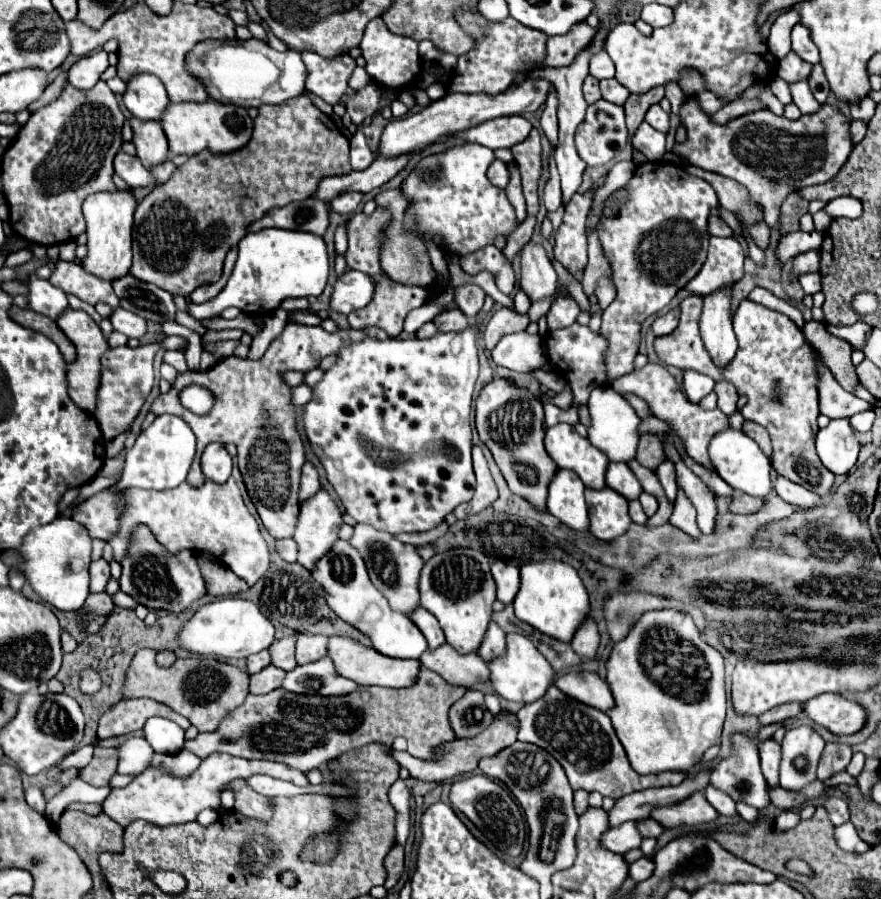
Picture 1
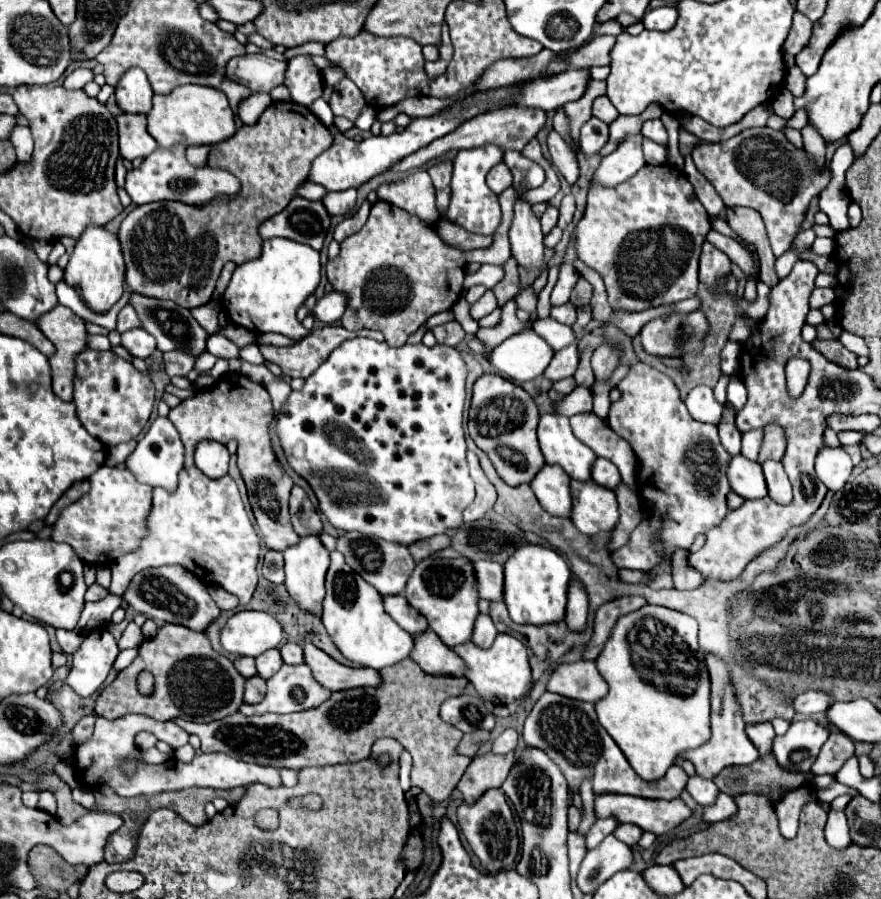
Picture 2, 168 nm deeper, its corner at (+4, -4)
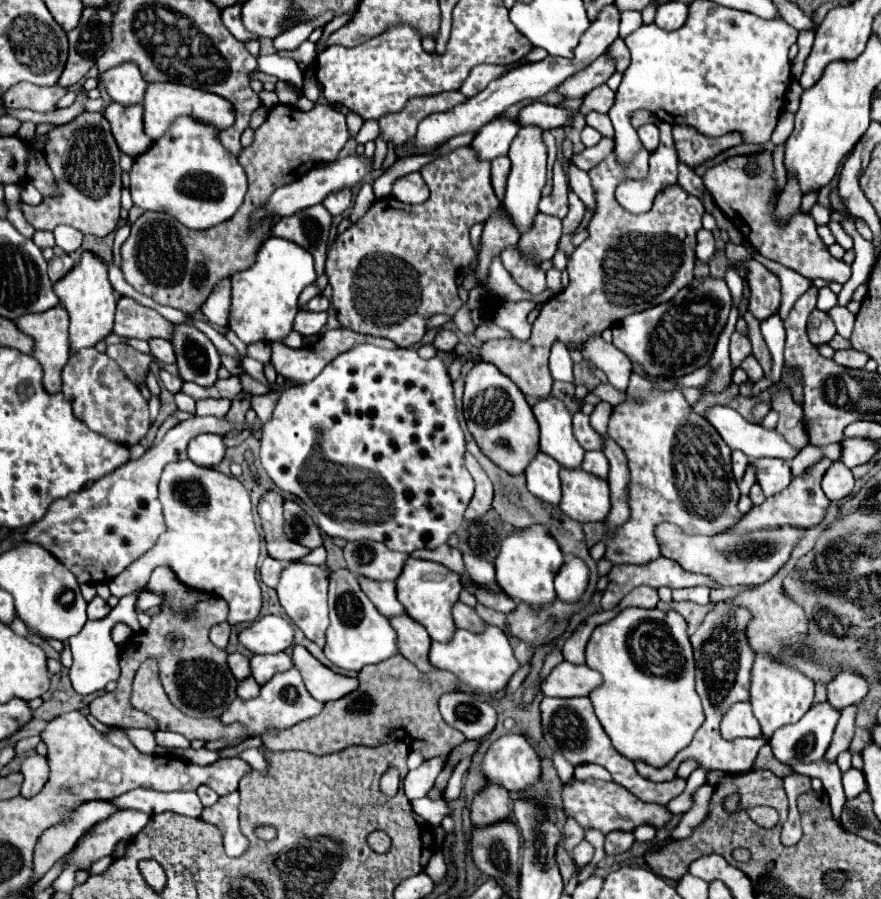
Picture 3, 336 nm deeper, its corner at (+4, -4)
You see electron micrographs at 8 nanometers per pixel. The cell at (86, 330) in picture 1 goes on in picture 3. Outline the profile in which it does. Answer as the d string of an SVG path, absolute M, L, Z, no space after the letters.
M58 304L44 314L24 314L24 318L20 318L16 324L24 334L30 334L36 342L32 356L44 368L44 388L50 394L60 392L60 374L70 358L68 314L64 314L64 306Z

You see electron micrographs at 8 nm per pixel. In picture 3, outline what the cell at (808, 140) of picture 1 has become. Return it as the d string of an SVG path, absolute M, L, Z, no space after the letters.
M762 150L758 154L740 154L732 156L712 168L708 168L702 176L704 186L714 196L718 208L726 214L726 218L744 234L744 238L764 256L774 262L784 264L800 272L802 276L814 280L824 278L830 282L844 284L850 278L850 266L832 258L824 242L816 234L816 222L810 212L798 210L790 216L788 222L778 222L776 210L780 194L774 192L774 158L770 150Z

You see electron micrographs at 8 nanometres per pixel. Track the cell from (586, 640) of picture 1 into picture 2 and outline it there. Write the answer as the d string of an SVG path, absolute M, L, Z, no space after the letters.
M570 580L564 620L568 622L568 626L572 626L572 630L582 630L586 624L586 614L588 614L588 594L578 580Z

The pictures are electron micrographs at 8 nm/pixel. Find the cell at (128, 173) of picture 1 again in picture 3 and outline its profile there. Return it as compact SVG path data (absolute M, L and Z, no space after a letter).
M188 116L176 118L170 130L160 140L156 140L148 152L140 154L132 164L130 192L132 192L134 204L140 206L142 210L170 212L184 226L194 230L206 230L232 218L246 194L246 174L244 174L244 168L238 164L238 160L222 148L216 134L218 132L212 126L196 122Z

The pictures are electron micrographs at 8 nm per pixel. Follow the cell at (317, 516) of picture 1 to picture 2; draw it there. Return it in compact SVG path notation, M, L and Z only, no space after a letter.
M318 536L302 538L296 546L290 546L288 550L284 550L284 572L286 572L284 586L290 594L290 598L300 606L300 610L304 610L306 614L312 614L316 618L322 618L322 600L326 594L324 576L326 576L328 566L330 566L330 556Z

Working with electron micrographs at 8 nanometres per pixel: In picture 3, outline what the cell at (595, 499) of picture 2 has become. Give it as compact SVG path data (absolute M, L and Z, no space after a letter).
M560 470L562 500L560 510L572 520L602 522L610 514L608 482L584 470Z

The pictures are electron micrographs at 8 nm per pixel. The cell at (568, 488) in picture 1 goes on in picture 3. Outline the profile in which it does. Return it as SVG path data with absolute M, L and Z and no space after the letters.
M538 452L524 472L528 480L528 490L540 500L558 506L562 498L562 484L558 472L560 466L556 466L556 460L548 458L548 454L544 452Z

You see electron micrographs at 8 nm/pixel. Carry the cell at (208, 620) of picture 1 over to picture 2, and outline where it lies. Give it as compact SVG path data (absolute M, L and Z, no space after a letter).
M238 612L222 630L222 646L230 654L260 656L282 642L282 624L264 612Z

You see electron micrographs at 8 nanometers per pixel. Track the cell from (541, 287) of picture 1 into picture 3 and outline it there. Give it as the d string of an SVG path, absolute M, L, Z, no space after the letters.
M520 128L518 136L512 140L508 158L512 162L512 172L508 176L508 186L506 186L506 198L504 198L504 208L514 224L514 228L522 234L532 230L534 218L538 214L538 202L540 202L540 192L546 184L546 148L542 142L542 132L538 128Z

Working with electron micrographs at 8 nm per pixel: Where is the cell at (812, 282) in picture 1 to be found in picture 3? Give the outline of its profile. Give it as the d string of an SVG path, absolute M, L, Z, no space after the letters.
M820 288L816 308L820 308L820 310L826 312L828 308L834 308L834 306L836 306L836 294L830 288Z

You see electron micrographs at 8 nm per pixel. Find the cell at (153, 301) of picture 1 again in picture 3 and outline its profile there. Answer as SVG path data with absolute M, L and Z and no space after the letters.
M192 322L174 326L176 334L172 334L170 344L176 350L176 364L180 368L182 380L192 380L200 386L214 384L220 366L220 354L216 346Z

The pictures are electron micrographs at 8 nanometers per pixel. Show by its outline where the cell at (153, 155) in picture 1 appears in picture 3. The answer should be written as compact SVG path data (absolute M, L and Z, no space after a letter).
M112 102L106 106L104 116L112 126L112 134L120 146L120 150L132 158L144 154L152 140L144 134L142 128L142 106L120 106Z

